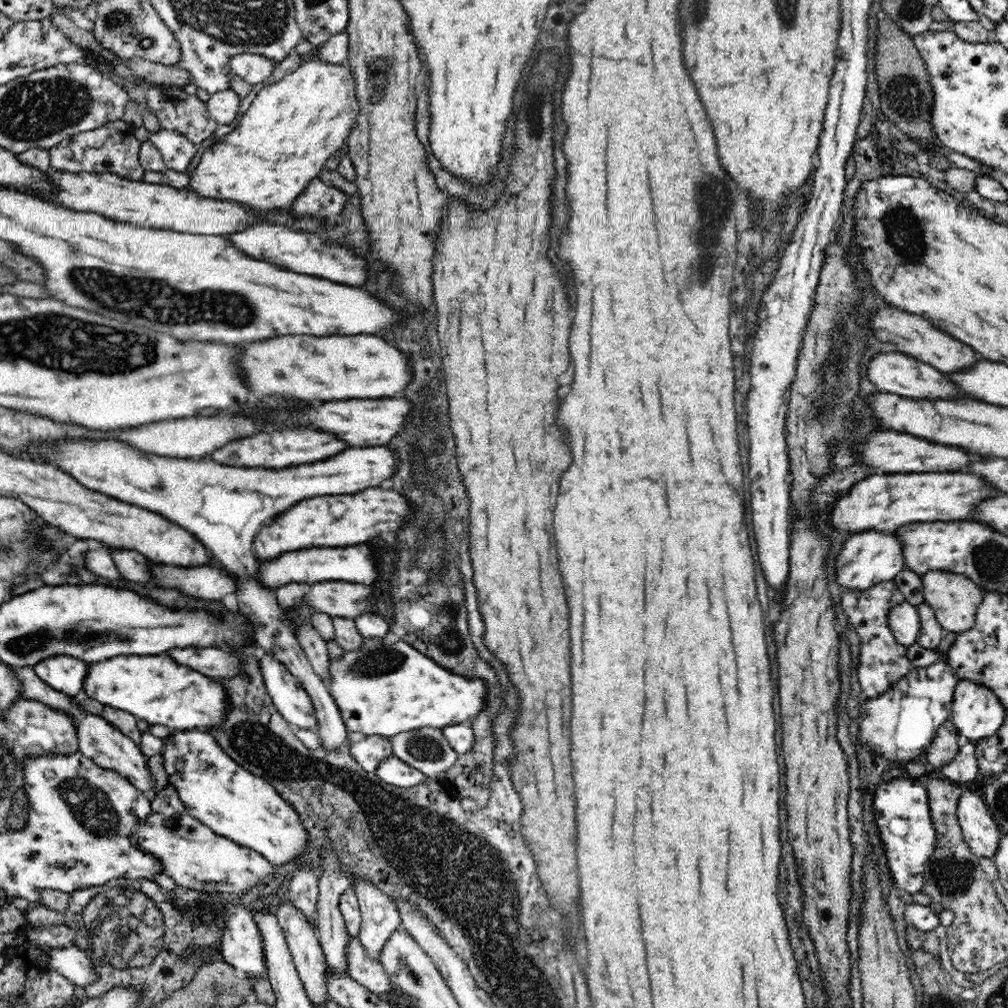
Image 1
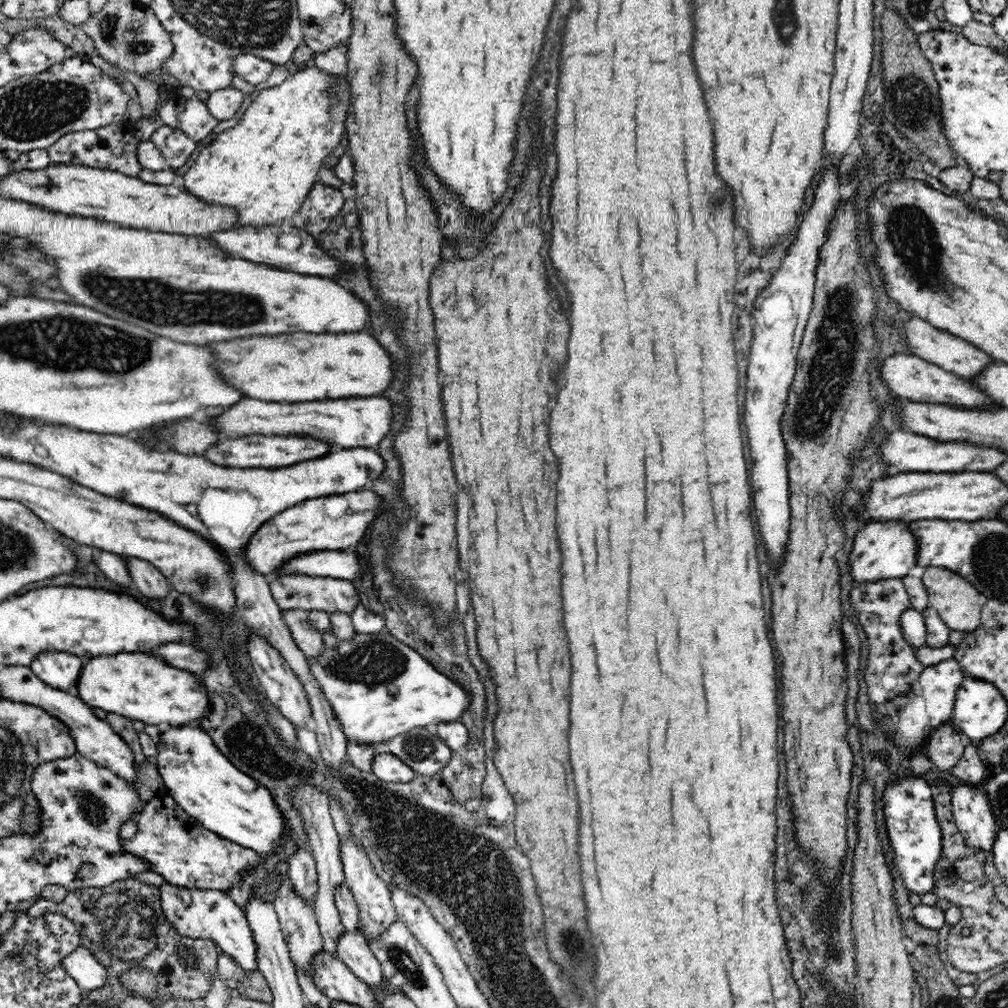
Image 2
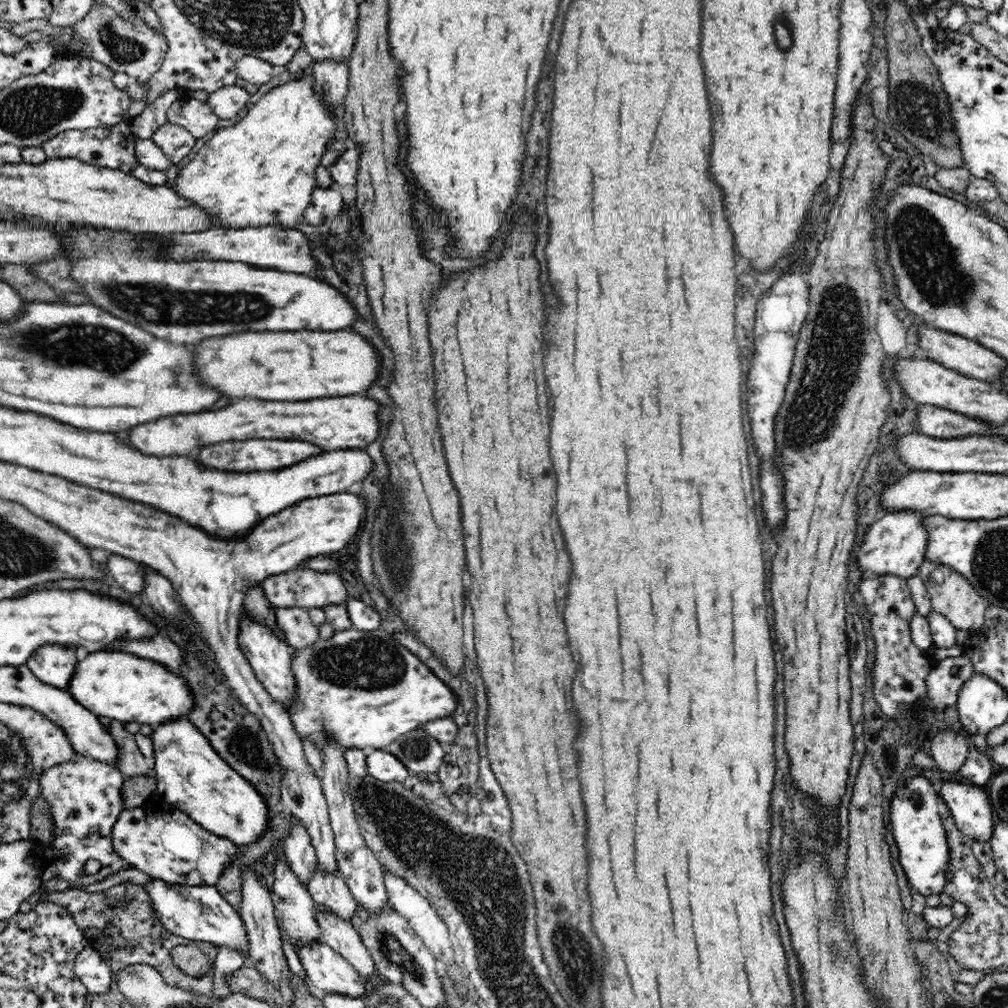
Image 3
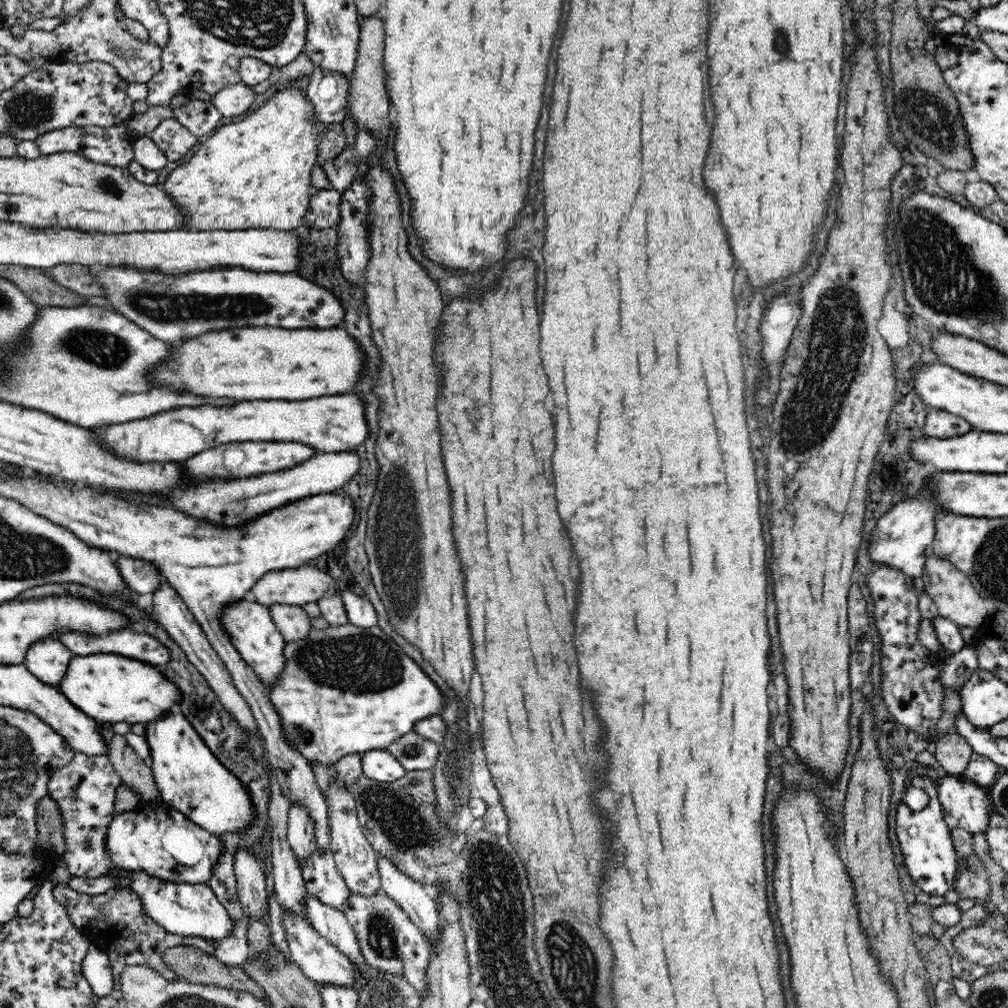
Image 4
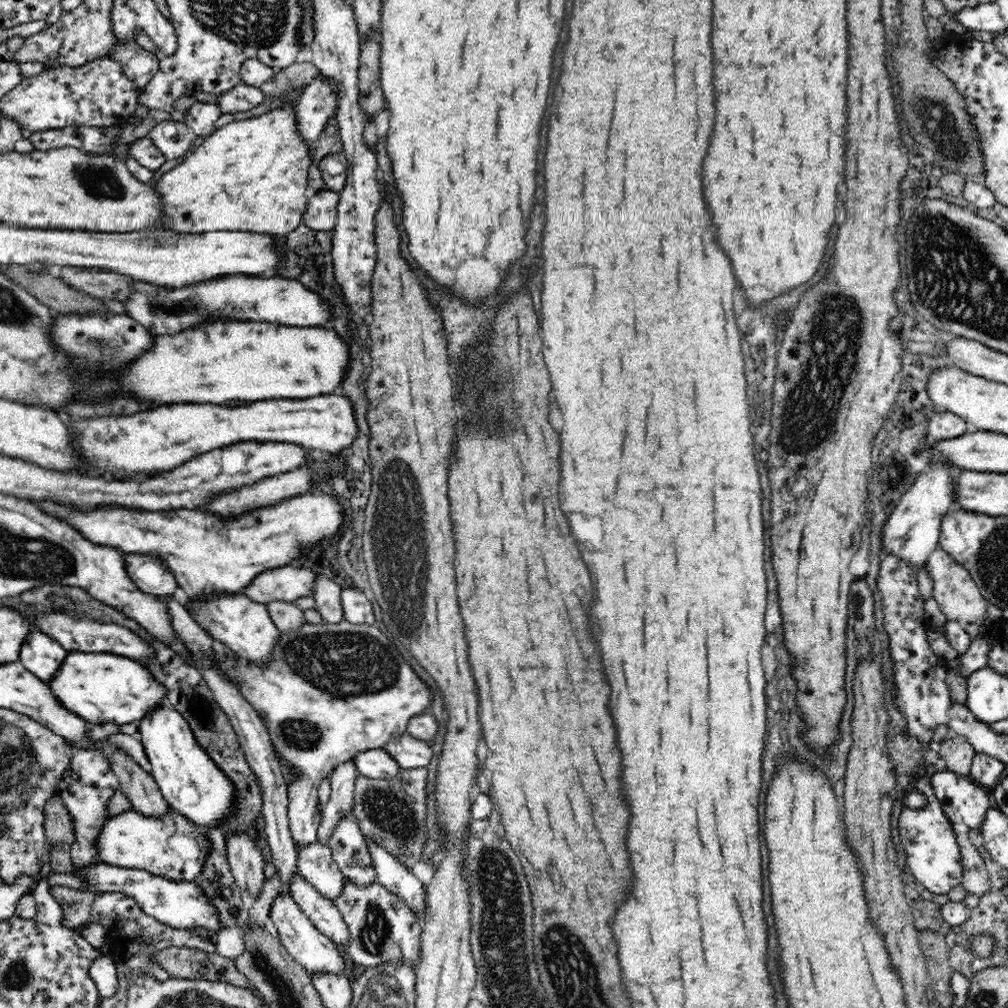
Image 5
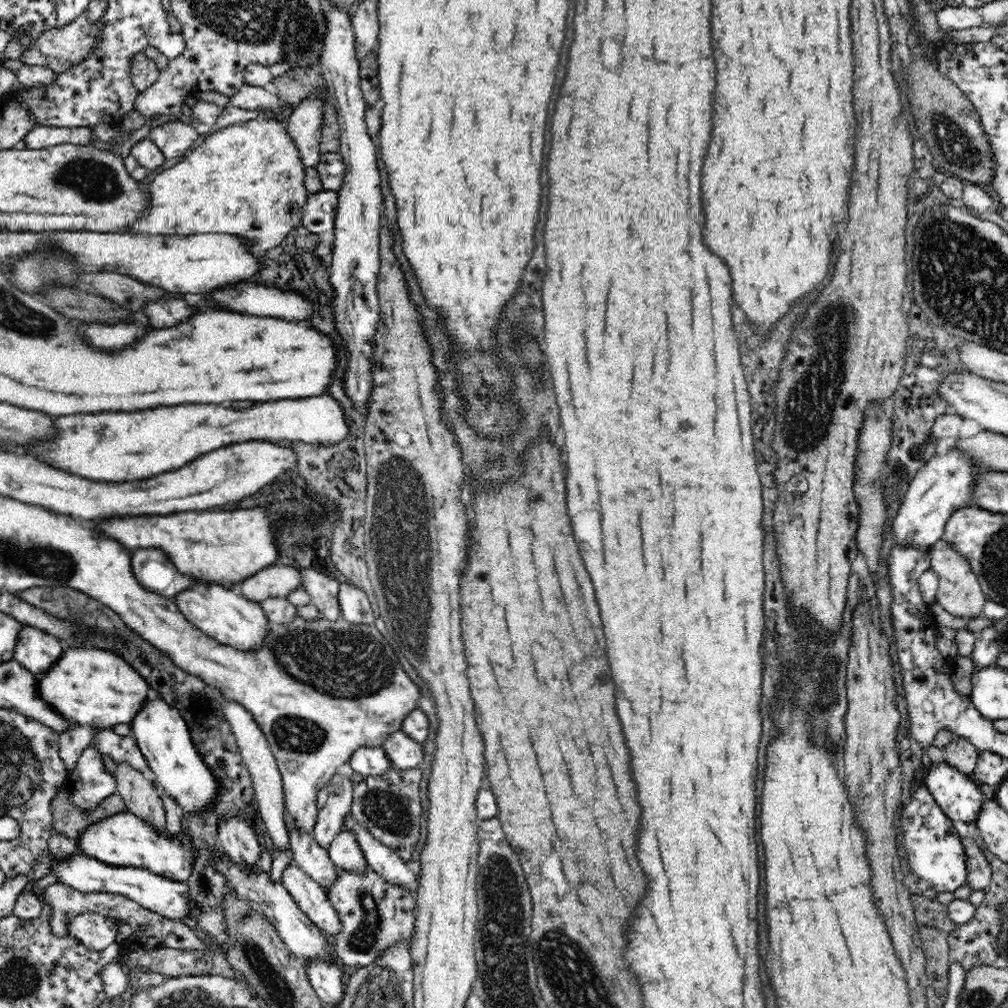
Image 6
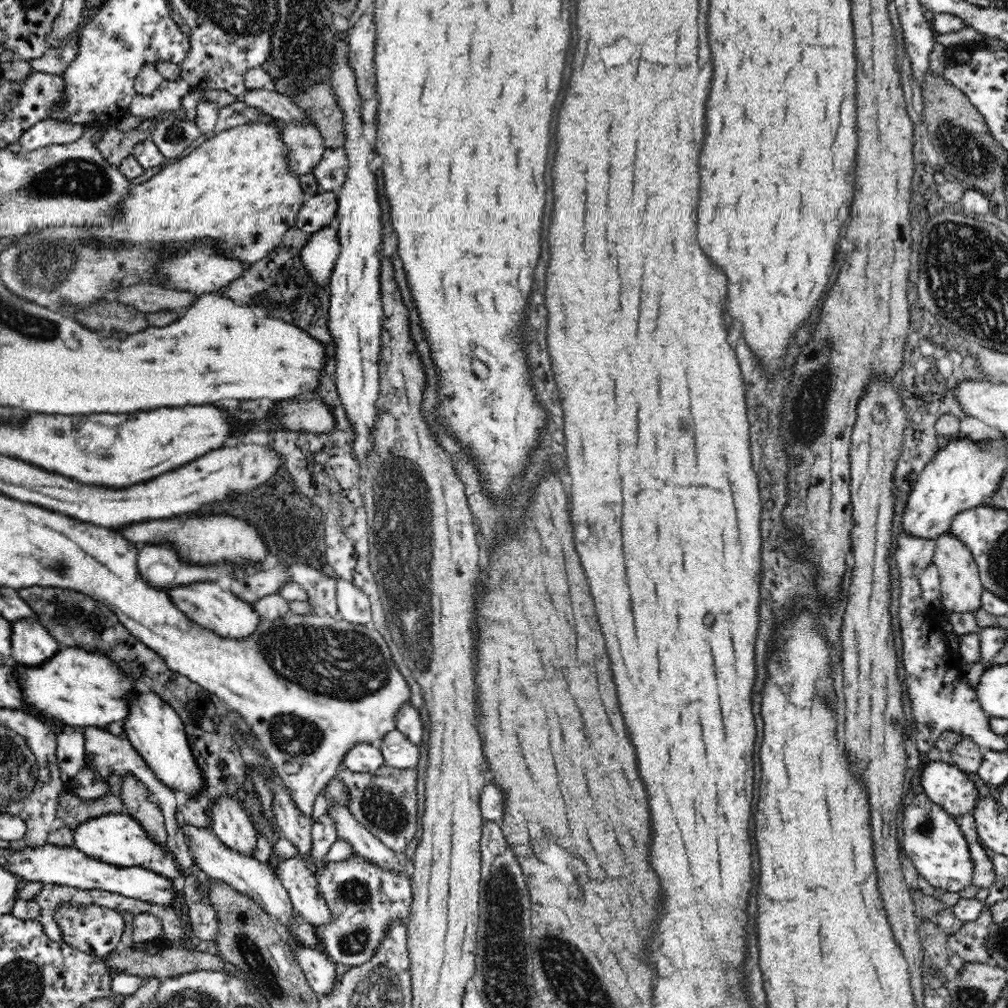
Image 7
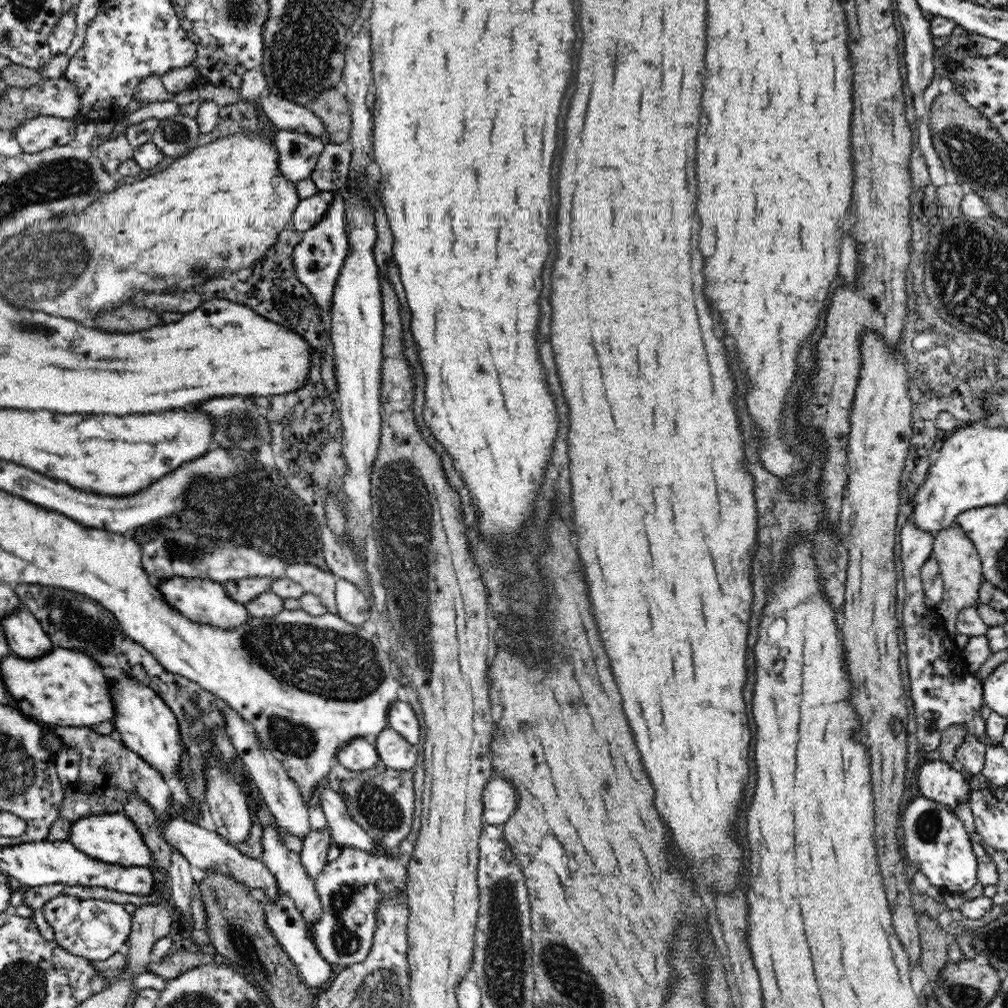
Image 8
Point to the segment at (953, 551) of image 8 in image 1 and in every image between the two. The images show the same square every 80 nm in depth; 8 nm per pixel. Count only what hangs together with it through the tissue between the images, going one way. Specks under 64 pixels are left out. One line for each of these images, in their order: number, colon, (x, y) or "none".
1: (955, 599)
2: (958, 602)
3: (952, 594)
4: (954, 595)
5: (956, 593)
6: (959, 592)
7: (961, 587)

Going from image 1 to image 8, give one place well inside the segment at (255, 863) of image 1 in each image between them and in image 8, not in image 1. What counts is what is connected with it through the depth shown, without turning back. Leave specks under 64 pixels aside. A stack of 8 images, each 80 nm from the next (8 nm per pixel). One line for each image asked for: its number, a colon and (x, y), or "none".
2: (182, 851)
3: (165, 843)
4: (165, 844)
5: (172, 847)
6: (124, 840)
7: (117, 839)
8: (114, 838)

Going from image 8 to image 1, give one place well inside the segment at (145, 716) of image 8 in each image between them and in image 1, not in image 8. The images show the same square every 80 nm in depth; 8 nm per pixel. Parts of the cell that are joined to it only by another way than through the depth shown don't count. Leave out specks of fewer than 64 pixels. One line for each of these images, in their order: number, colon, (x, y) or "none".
1: (234, 803)
2: (226, 801)
3: (190, 777)
4: (190, 779)
5: (192, 785)
6: (164, 738)
7: (156, 731)

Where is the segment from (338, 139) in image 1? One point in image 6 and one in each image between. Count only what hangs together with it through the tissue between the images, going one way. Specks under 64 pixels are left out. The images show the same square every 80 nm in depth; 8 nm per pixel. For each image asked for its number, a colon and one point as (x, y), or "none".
2: (263, 165)
3: (261, 171)
4: (255, 173)
5: (251, 175)
6: (248, 179)

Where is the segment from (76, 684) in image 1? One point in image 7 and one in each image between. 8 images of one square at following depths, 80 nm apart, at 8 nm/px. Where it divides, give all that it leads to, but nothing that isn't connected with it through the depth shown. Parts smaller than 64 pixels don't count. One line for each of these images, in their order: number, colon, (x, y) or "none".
2: (60, 670)
3: (58, 673)
4: (47, 659)
5: (41, 655)
6: (36, 650)
7: (32, 645)

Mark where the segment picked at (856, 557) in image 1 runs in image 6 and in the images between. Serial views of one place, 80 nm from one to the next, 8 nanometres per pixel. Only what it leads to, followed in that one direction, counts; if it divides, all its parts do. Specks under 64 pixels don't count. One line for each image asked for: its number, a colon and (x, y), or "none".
2: (881, 551)
3: (894, 545)
4: (903, 539)
5: (912, 532)
6: (942, 486)

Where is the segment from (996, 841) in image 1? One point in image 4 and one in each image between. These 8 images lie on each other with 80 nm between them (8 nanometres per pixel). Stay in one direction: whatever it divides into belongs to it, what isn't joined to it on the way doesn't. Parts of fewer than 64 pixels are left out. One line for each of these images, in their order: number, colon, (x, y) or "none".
2: (973, 816)
3: (972, 811)
4: (970, 805)

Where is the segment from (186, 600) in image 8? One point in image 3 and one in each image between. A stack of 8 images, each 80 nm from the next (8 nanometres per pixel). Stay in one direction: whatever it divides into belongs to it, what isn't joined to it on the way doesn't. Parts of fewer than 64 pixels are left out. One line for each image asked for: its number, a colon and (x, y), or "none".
3: (271, 661)
4: (250, 626)
5: (246, 626)
6: (223, 614)
7: (205, 603)

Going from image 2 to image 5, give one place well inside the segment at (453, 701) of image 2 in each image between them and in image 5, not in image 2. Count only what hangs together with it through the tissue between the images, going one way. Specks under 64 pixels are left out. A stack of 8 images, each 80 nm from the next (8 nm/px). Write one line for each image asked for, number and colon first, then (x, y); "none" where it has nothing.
3: (363, 687)
4: (343, 690)
5: (333, 691)

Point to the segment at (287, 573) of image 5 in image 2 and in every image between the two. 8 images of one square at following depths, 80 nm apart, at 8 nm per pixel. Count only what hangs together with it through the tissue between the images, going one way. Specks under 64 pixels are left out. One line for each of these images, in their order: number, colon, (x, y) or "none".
2: (327, 594)
3: (303, 588)
4: (304, 584)

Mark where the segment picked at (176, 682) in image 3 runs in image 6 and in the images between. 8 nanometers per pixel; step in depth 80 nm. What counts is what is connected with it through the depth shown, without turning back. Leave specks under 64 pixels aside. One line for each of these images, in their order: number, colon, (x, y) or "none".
4: (111, 688)
5: (107, 689)
6: (94, 687)

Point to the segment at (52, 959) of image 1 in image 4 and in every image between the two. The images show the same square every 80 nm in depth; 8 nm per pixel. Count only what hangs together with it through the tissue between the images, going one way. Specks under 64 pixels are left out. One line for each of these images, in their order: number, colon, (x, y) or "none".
2: (88, 972)
3: (89, 967)
4: (96, 967)

